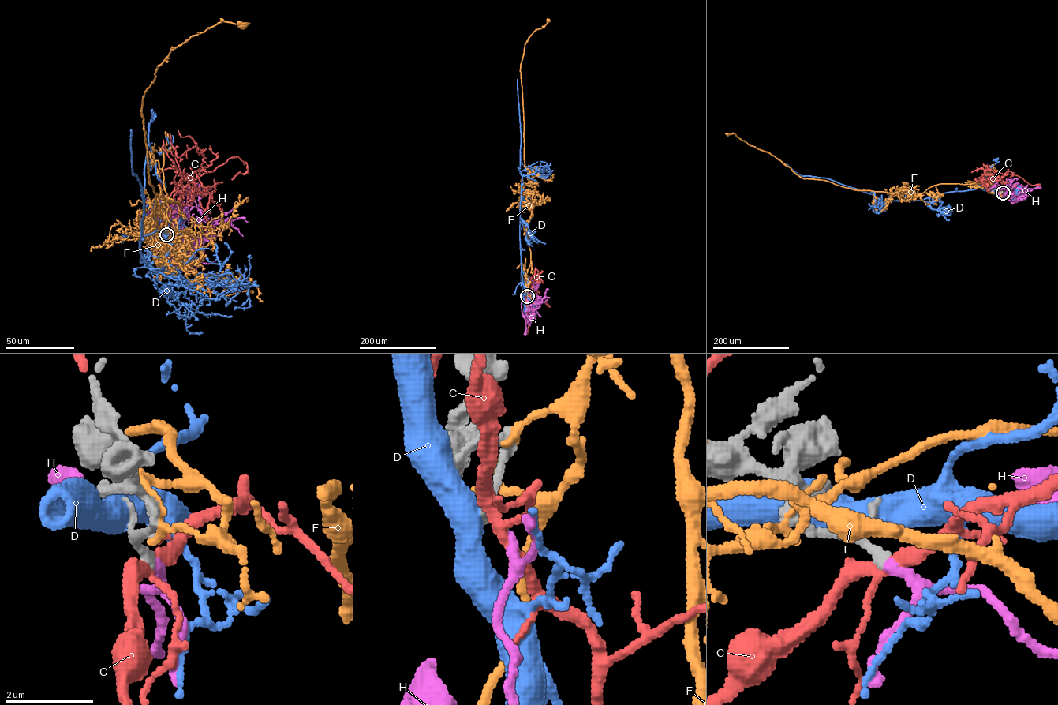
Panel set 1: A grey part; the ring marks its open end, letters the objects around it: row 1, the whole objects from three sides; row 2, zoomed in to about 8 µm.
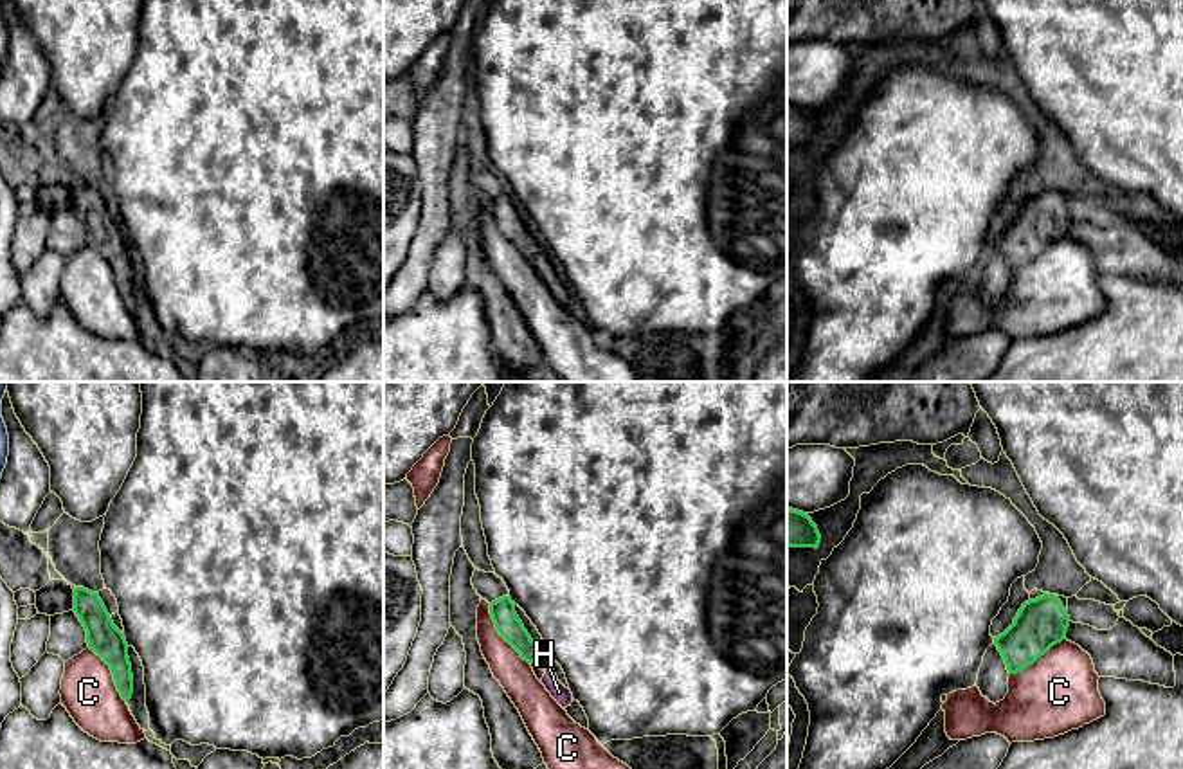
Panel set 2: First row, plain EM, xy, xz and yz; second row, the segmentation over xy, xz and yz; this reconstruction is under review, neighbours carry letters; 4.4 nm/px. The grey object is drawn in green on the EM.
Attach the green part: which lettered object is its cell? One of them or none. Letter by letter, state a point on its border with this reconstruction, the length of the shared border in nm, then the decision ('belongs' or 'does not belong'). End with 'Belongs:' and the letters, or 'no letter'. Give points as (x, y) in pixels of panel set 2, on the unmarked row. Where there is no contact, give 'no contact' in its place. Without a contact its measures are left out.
C: contact xz (499, 229); length 320 nm; does not belong
D: no contact; does not belong
F: no contact; does not belong
H: no contact; belongs
Belongs: H

